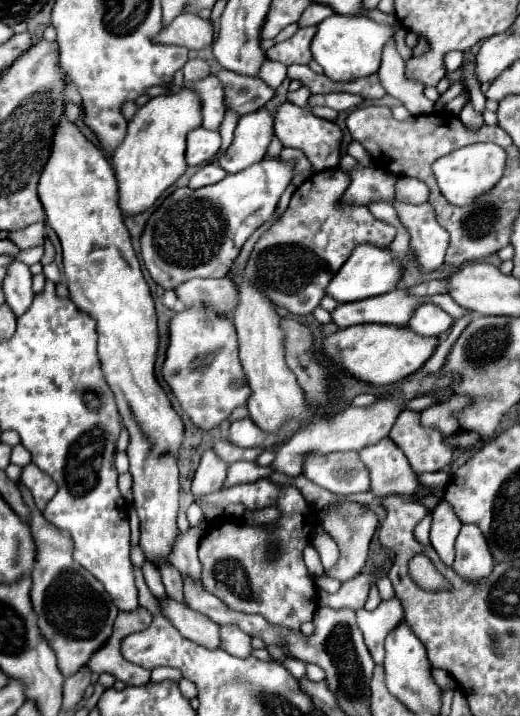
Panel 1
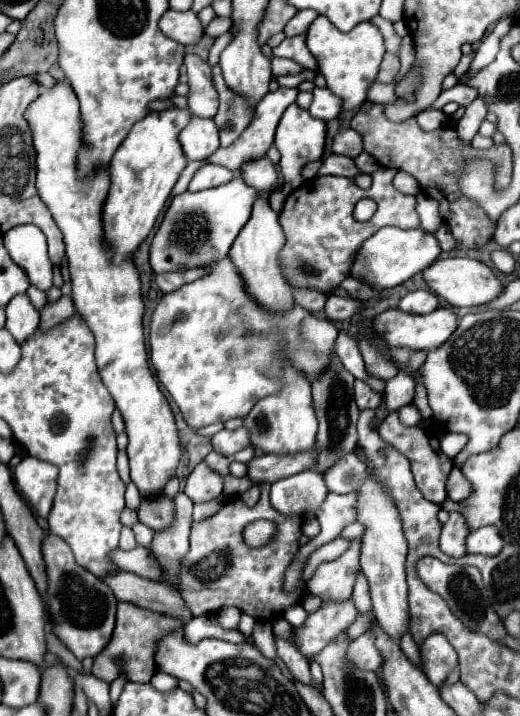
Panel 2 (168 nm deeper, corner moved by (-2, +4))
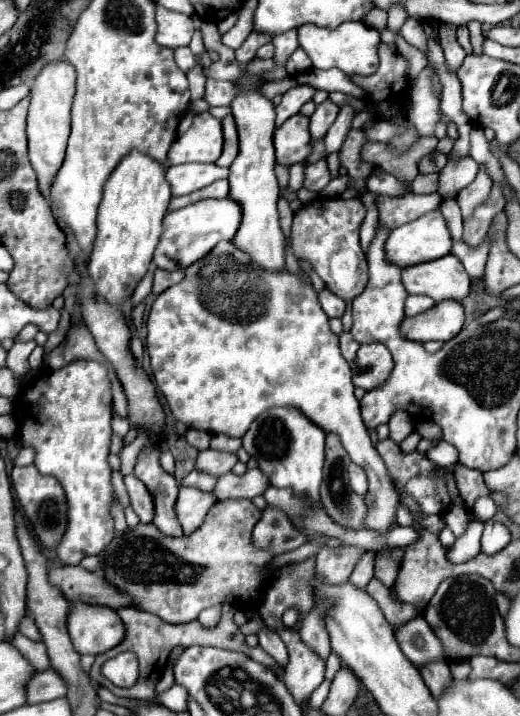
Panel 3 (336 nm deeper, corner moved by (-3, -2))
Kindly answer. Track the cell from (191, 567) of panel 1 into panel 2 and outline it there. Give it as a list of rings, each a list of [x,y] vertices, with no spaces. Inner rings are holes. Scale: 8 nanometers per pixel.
[[[158,496],[156,500],[142,500],[138,518],[142,524],[152,528],[154,532],[162,532],[162,528],[168,528],[174,524],[174,504],[168,496]]]

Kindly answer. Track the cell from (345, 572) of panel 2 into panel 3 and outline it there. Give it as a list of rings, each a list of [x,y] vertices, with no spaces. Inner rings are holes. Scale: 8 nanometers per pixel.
[[[315,608],[309,614],[305,614],[299,634],[301,634],[301,640],[307,646],[311,646],[315,654],[321,654],[321,658],[325,660],[331,654],[331,648],[329,648],[329,636],[325,634],[321,614],[325,614],[325,612],[321,612],[321,608]]]

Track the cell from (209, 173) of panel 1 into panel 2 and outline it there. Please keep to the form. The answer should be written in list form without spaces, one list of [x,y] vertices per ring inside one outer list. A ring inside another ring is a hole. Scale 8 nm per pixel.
[[[206,164],[206,166],[202,166],[202,168],[194,174],[188,190],[198,192],[198,190],[214,188],[214,186],[220,186],[220,184],[230,182],[232,178],[234,178],[234,172],[232,172],[232,170],[228,170],[228,168],[224,168],[224,166],[218,166],[218,164]]]

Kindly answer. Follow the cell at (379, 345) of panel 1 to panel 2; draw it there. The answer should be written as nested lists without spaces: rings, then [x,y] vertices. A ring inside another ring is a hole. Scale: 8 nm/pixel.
[[[438,308],[436,312],[428,316],[414,316],[402,310],[386,310],[372,320],[372,328],[376,336],[380,336],[390,348],[408,348],[412,352],[434,350],[442,346],[450,338],[450,334],[456,330],[456,314],[448,308]]]

